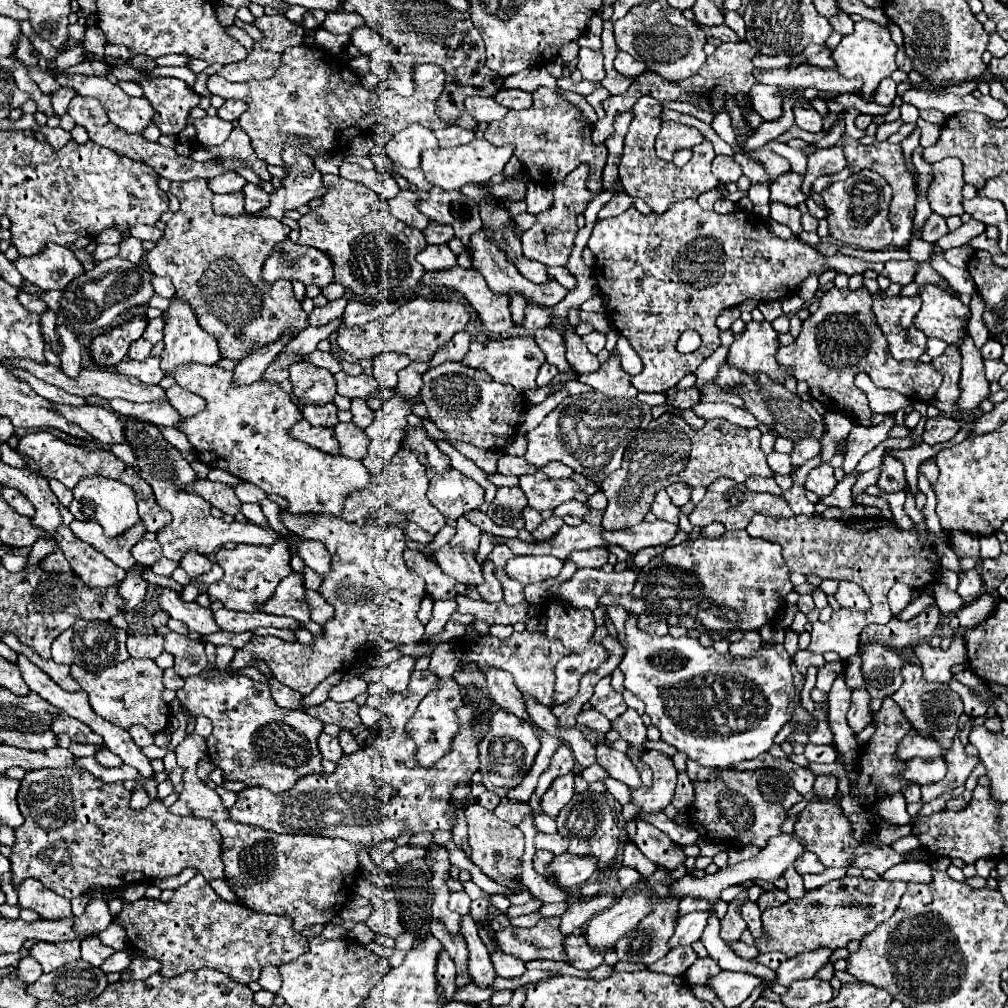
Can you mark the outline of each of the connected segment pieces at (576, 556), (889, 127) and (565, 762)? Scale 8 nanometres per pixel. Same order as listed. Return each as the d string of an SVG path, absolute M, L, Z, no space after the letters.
M597 546L597 548L571 552L567 562L573 562L577 568L603 568L607 564L607 558L609 558L607 548Z
M899 118L899 120L895 120L894 122L884 122L881 126L878 126L875 138L877 138L878 141L887 140L891 134L898 132L901 124L903 124L903 120L901 120L901 118Z
M563 746L561 750L557 750L553 764L539 776L539 784L537 784L537 790L535 790L537 798L543 798L543 794L549 790L549 786L553 784L553 780L555 780L557 776L573 770L573 764L575 764L575 760L573 760L573 754L571 754L569 748Z

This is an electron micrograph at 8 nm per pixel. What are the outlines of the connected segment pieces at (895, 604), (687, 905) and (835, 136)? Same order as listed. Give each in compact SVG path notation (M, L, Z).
M897 582L891 590L889 590L889 606L893 614L899 614L911 600L911 588L907 584Z
M687 898L687 900L679 902L677 916L681 918L681 916L685 916L689 912L695 912L695 910L707 910L707 904L703 904L703 900L691 900L691 898Z
M840 121L835 123L833 126L834 127L830 130L827 136L819 140L819 142L815 142L815 146L811 146L811 148L805 148L805 154L813 154L815 150L834 146L844 132L845 123Z

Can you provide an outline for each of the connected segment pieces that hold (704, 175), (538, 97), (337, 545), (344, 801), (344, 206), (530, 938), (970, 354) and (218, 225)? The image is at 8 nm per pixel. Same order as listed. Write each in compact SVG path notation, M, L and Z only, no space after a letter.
M643 96L633 106L633 122L629 126L629 132L625 136L625 150L619 164L619 178L625 188L625 192L633 198L641 198L647 202L647 206L653 212L665 212L671 202L685 200L685 198L697 198L699 194L713 190L717 186L717 178L711 174L711 160L715 158L713 146L709 140L692 149L693 155L683 168L677 168L673 162L665 162L655 154L655 138L659 134L661 124L661 102Z
M537 88L533 92L533 106L525 110L509 110L507 116L499 122L491 122L485 128L485 140L496 146L513 144L515 156L521 160L523 168L535 182L559 182L571 170L575 170L581 162L591 164L591 182L587 186L593 194L599 194L603 188L599 184L599 174L603 172L603 164L607 160L605 146L593 146L591 142L593 124L581 116L581 112L565 102L551 88Z
M281 512L279 516L287 530L319 540L331 552L333 570L331 576L323 580L319 592L335 608L335 620L323 625L323 638L315 638L311 646L283 642L275 636L255 636L255 640L235 652L231 662L233 670L251 666L259 658L271 666L273 676L281 684L309 694L327 676L350 669L351 664L365 656L365 642L387 640L395 644L417 644L421 640L425 626L419 622L417 610L425 596L425 584L409 572L403 562L407 536L399 526L359 526L325 514L293 516Z
M415 670L403 692L387 691L382 694L379 710L385 716L389 716L391 722L389 722L389 728L379 734L375 744L371 744L369 748L361 748L353 754L345 754L337 762L337 770L331 776L327 776L327 774L303 776L303 780L297 780L297 784L295 784L295 788L291 788L291 792L283 792L281 796L273 794L261 786L241 790L237 794L237 802L229 808L231 820L237 820L241 824L259 826L259 828L279 832L279 834L301 834L301 832L303 834L321 834L321 836L331 836L331 838L345 838L351 844L361 842L365 846L371 846L373 842L383 842L387 838L397 838L405 830L413 830L413 832L435 832L437 828L453 830L453 820L451 820L451 812L449 812L447 804L451 802L451 792L453 792L455 784L459 784L463 780L471 780L473 772L479 768L477 744L487 734L487 716L483 716L481 726L477 730L473 730L471 722L475 718L475 708L471 708L471 704L467 704L467 700L465 700L465 706L459 710L461 726L455 736L455 748L451 750L451 756L439 760L439 764L435 764L431 768L417 766L415 764L415 742L407 736L405 724L417 710L421 698L427 696L427 692L436 687L437 677L434 674L431 674L429 670Z
M325 174L323 184L327 188L325 202L299 220L299 244L327 254L335 270L333 282L343 284L361 302L377 304L415 292L425 274L425 268L417 262L417 254L427 248L423 232L391 216L389 204L363 184L335 174Z
M559 916L541 918L533 928L509 926L495 934L501 952L511 954L523 962L529 960L563 960L563 940L559 932Z
M971 336L963 338L961 354L963 354L963 370L959 380L961 394L955 404L959 412L971 412L979 408L979 404L989 396L989 382L985 380L983 374L983 358L977 352Z
M171 182L171 194L179 198L181 208L167 222L163 238L159 238L159 242L155 242L155 248L147 252L147 264L153 274L171 278L173 286L177 288L177 296L191 306L193 314L199 320L199 326L207 334L215 336L221 356L229 360L241 360L247 354L277 342L283 334L289 334L293 338L301 334L309 322L307 312L293 298L291 282L279 280L279 284L269 286L261 280L261 266L265 258L275 244L287 238L291 228L281 224L281 220L267 220L261 216L253 216L253 220L217 216L211 208L213 192L209 188L209 182Z

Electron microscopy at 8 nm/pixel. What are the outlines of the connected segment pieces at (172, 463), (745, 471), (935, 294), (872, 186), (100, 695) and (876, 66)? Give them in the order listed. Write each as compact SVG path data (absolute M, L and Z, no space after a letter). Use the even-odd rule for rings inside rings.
M127 420L123 432L125 432L127 444L133 448L135 458L137 458L137 464L135 464L137 474L153 488L155 500L161 506L161 510L167 510L171 514L171 522L157 532L157 542L161 544L165 558L179 562L181 556L189 550L197 550L201 554L211 554L227 542L235 542L235 544L247 542L247 544L255 544L255 546L271 546L273 542L283 538L271 526L261 528L253 522L245 522L245 524L231 522L231 524L227 524L221 518L213 518L211 516L211 504L207 500L203 500L201 496L187 490L187 486L191 486L193 480L197 478L195 470L181 456L181 452L177 448L173 448L163 438L159 426L155 426L151 422L143 422L143 420Z
M665 412L657 424L653 422L629 442L621 468L601 484L601 490L609 500L601 526L605 530L623 530L639 524L649 512L655 494L675 482L683 482L691 488L707 488L721 476L739 484L743 484L747 476L773 476L773 470L761 452L759 438L759 428L739 428L721 418L707 422L703 430L693 430L681 416Z
M935 284L921 286L919 292L923 306L915 316L913 324L927 338L939 338L947 344L959 344L965 336L965 316L969 312L963 302Z
M863 170L859 174L851 174L845 182L833 182L827 190L823 190L821 196L825 206L831 210L831 216L827 220L831 236L835 240L863 250L885 250L887 246L891 246L893 228L887 220L887 214L893 190L883 176L871 170Z
M127 658L125 662L119 662L103 672L87 672L81 666L71 666L71 676L89 694L89 702L93 710L105 720L125 730L131 724L143 724L151 734L159 734L167 730L169 704L161 698L161 694L165 692L163 670L155 664L155 660Z
M861 20L855 24L855 32L849 36L843 36L839 46L833 50L833 60L835 60L837 72L841 76L845 76L845 78L861 76L861 80L863 80L861 96L865 100L873 100L875 88L881 84L881 80L889 78L897 70L895 54L897 54L897 46L893 44L889 30L885 26L879 26L877 22Z

